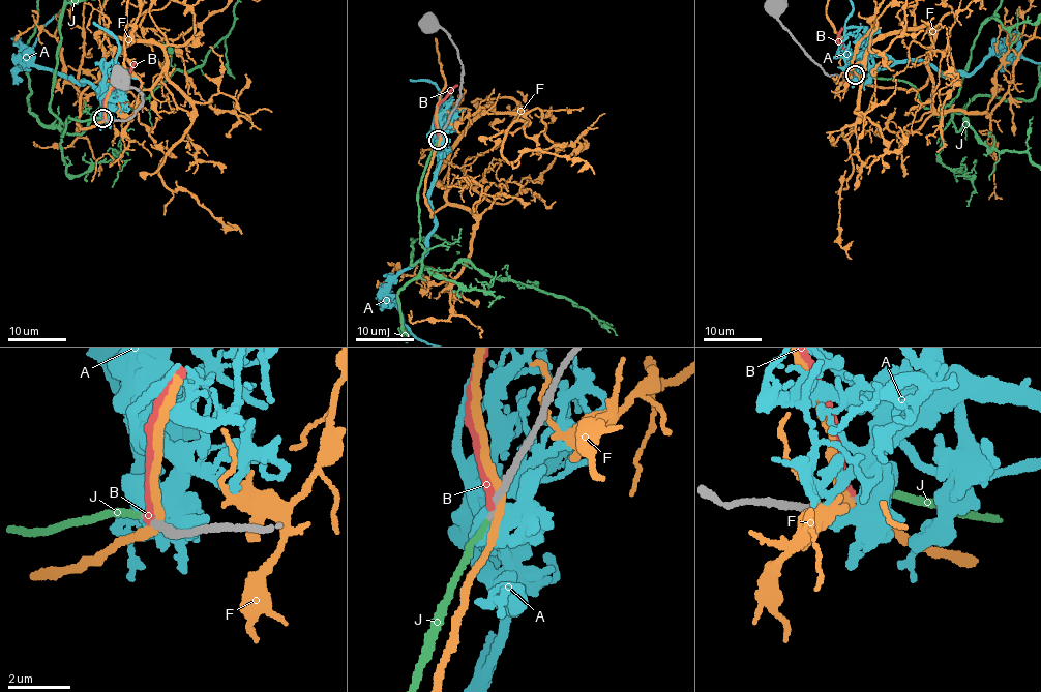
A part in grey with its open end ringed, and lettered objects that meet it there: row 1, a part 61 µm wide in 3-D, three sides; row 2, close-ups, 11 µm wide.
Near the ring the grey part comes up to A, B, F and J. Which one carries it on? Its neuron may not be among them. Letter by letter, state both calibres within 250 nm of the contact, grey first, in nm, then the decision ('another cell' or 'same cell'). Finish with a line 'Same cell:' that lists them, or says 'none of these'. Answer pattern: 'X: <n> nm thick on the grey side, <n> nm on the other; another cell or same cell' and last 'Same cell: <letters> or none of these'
A: 200 nm thick on the grey side, 550 nm on the other; another cell
B: 240 nm thick on the grey side, 280 nm on the other; another cell
F: 280 nm thick on the grey side, 240 nm on the other; another cell
J: 180 nm thick on the grey side, 190 nm on the other; same cell
Same cell: J

